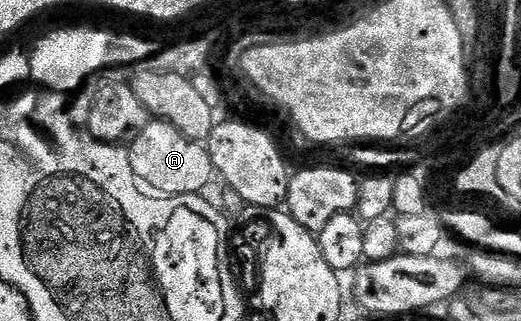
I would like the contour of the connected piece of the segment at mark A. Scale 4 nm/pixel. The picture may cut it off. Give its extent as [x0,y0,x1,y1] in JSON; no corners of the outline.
[127,121,214,199]

